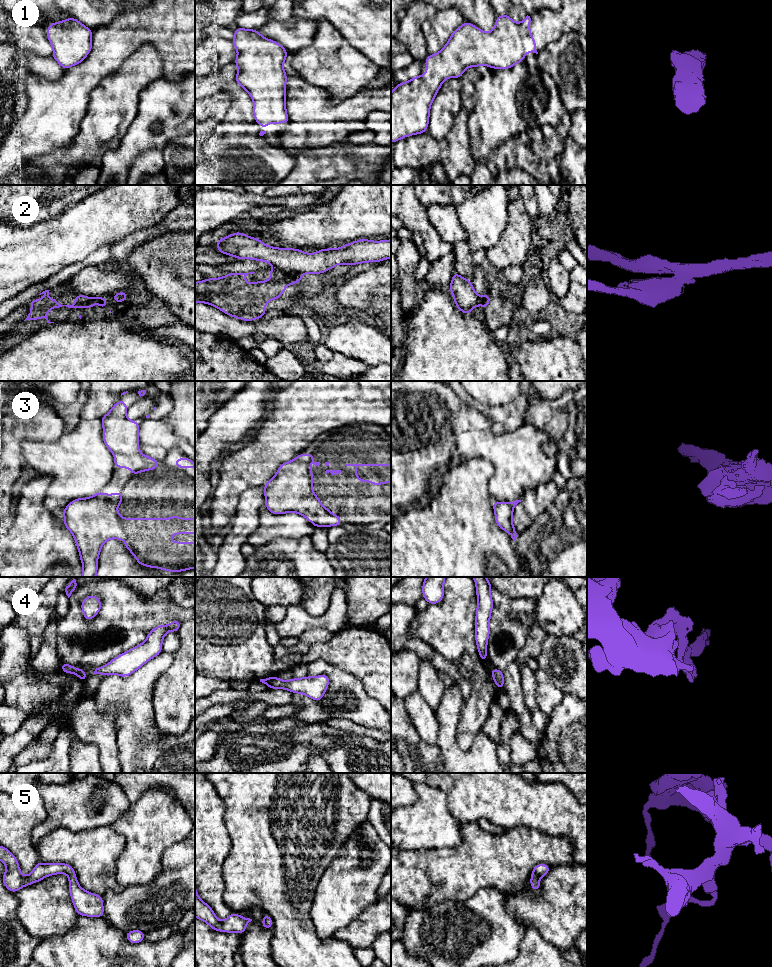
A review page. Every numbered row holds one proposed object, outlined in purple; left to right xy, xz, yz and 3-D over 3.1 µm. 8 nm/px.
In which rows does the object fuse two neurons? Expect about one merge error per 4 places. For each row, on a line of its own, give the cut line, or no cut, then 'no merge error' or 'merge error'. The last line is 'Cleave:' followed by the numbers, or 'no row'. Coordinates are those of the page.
1: no cut | no merge error
2: xz (280, 269), (286, 272), (302, 273) | merge error
3: no cut | no merge error
4: no cut | no merge error
5: no cut | no merge error
Cleave: 2

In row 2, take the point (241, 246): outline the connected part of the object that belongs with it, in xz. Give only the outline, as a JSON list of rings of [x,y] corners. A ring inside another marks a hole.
[[[241,232],[221,238],[216,242],[218,252],[237,259],[265,261],[288,273],[321,274],[340,265],[380,262],[391,258],[391,239],[371,241],[360,239],[337,249],[320,249],[309,254],[300,249],[277,248],[264,244]]]

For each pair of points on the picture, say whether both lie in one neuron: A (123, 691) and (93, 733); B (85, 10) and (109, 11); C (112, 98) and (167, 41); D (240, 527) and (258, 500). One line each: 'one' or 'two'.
A: two
B: one
C: two
D: one

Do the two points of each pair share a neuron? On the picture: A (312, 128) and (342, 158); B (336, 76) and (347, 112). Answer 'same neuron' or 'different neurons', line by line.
A: different neurons
B: different neurons

